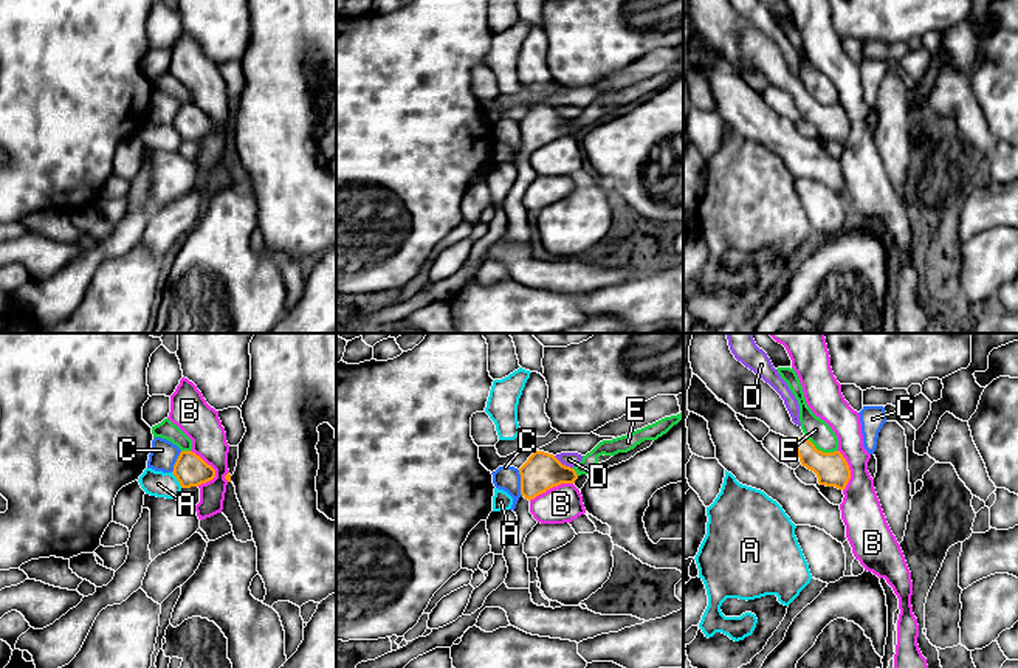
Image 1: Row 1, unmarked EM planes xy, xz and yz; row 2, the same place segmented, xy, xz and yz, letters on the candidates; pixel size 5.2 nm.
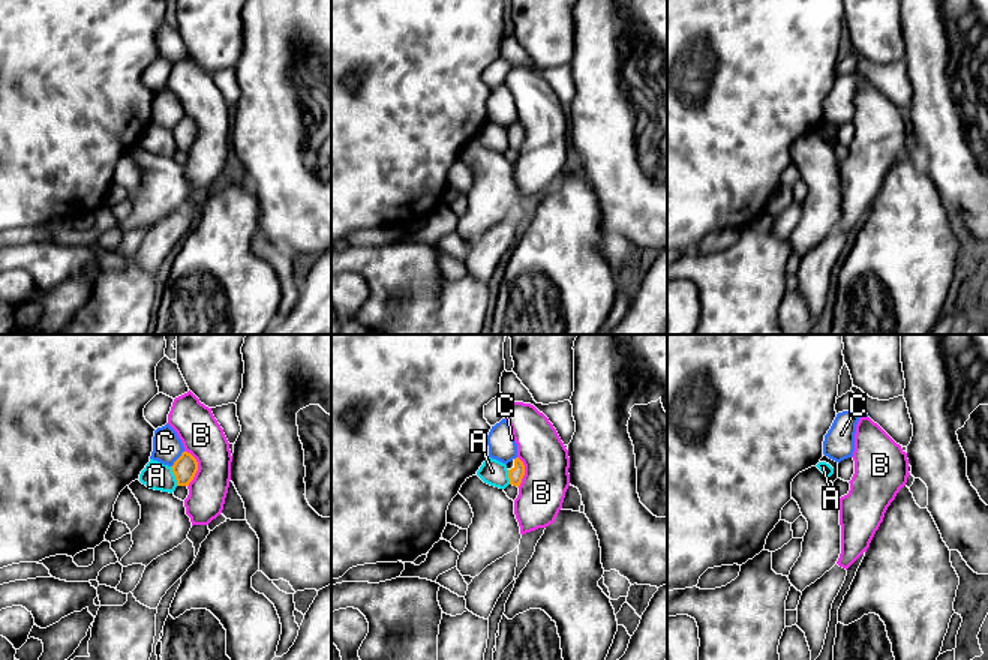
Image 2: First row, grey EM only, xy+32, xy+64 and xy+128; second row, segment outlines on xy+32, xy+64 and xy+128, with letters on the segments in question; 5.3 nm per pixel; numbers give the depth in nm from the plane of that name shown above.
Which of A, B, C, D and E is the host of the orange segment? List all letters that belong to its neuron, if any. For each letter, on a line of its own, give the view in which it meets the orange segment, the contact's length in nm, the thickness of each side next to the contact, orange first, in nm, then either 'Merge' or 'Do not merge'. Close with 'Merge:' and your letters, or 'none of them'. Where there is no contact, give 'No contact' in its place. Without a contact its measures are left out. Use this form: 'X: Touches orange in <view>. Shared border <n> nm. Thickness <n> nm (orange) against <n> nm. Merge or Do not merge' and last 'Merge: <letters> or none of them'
A: Touches orange in xy. Shared border 100 nm. Thickness 170 nm (orange) against 130 nm. Do not merge
B: Touches orange in xy. Shared border 200 nm. Thickness 170 nm (orange) against 200 nm. Do not merge
C: Touches orange in xz. Shared border 140 nm. Thickness 190 nm (orange) against 130 nm. Do not merge
D: Touches orange in xz. Shared border 120 nm. Thickness 190 nm (orange) against 80 nm. Do not merge
E: Touches orange in yz. Shared border 190 nm. Thickness 170 nm (orange) against 120 nm. Do not merge
Merge: none of them

